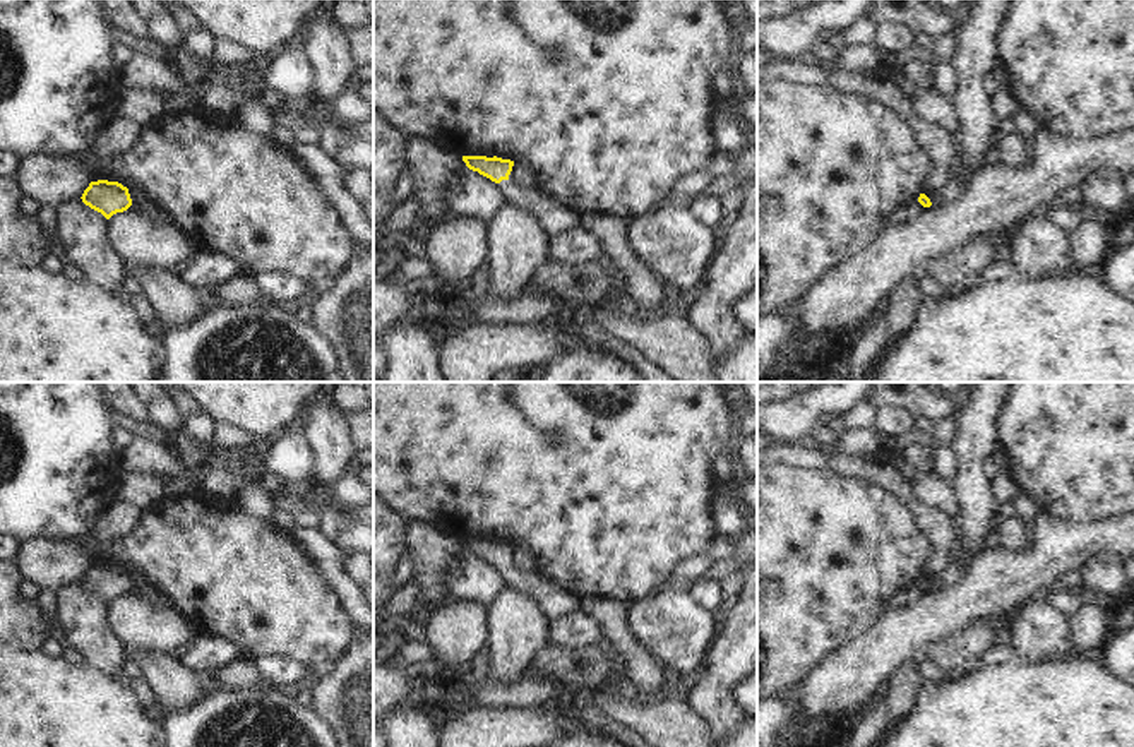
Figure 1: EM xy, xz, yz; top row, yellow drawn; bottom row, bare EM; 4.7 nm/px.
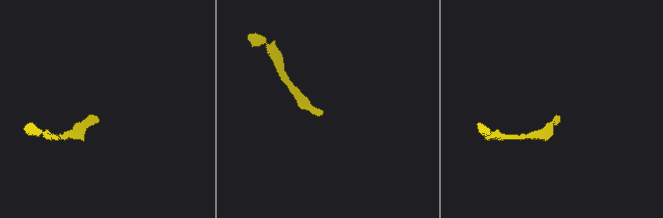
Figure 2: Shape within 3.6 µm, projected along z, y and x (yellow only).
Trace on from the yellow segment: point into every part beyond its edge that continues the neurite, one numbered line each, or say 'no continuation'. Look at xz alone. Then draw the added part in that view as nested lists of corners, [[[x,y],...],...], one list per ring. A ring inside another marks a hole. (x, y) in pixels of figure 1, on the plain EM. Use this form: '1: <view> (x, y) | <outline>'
1: xz (555, 602) | [[[502,564],[498,569],[505,579],[505,586],[516,586],[521,593],[533,598],[550,620],[562,619],[577,610],[581,598],[567,593],[548,577],[538,572],[517,571],[510,564]]]

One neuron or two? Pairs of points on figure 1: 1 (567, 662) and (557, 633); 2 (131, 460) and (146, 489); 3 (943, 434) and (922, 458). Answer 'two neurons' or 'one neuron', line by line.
1: two neurons
2: two neurons
3: one neuron

